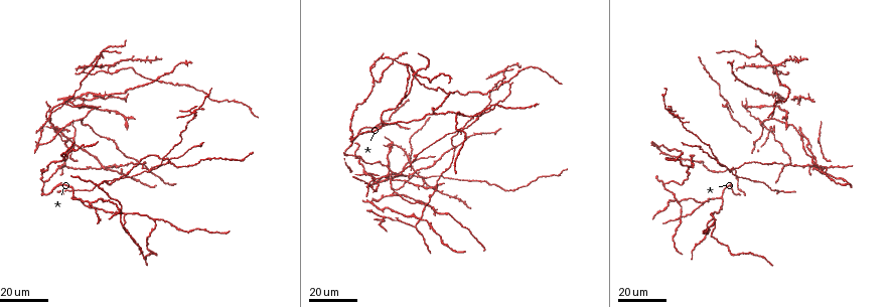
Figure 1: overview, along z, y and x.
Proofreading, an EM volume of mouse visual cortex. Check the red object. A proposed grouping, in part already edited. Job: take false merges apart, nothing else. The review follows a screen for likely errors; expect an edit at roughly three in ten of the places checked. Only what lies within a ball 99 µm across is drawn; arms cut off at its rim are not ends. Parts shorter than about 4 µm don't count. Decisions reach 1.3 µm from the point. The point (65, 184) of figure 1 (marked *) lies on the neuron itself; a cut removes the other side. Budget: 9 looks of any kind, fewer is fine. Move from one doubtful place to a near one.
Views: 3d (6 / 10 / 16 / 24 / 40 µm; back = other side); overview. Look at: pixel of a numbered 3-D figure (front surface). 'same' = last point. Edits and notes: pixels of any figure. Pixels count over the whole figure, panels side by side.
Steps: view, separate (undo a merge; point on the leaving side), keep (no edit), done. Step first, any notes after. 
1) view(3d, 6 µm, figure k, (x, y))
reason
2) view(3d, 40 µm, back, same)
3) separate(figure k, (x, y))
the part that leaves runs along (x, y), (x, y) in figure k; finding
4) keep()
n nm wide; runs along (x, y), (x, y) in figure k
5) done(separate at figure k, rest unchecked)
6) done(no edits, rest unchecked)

view(3d, 16 µm, figure 1, (392, 148))
three-way junction

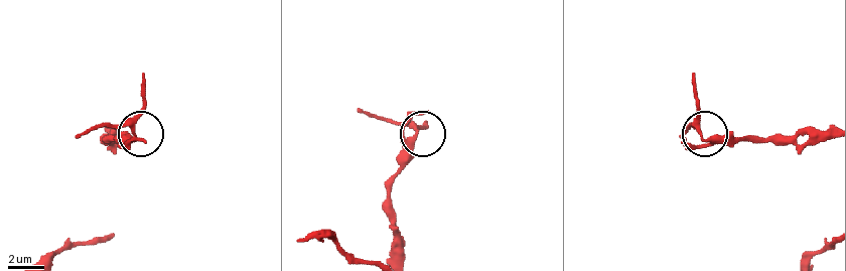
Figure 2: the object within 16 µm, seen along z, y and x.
view(3d, 6 µm, figure 2, (131, 125))

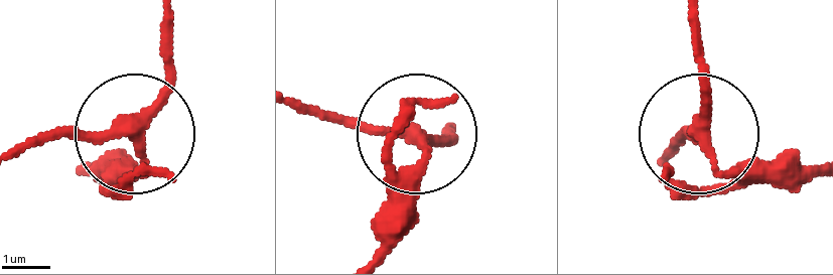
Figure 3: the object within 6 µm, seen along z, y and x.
separate(figure 3, (89, 138))
the part that leaves runs along (427, 145), (295, 106) in figure 3; a second neuron is stuck on

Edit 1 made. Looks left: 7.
view(3d, 24 µm, figure 1, (771, 92))
small branch off a trunk

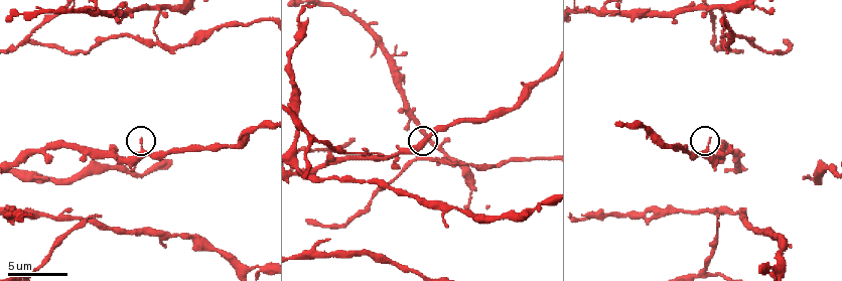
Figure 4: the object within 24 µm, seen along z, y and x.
view(3d, 10 µm, figure 4, (707, 147))

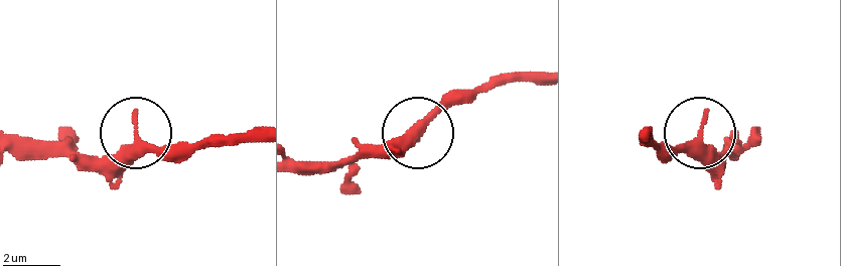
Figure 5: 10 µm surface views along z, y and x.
view(3d, 6 µm, figure 5, (702, 129))

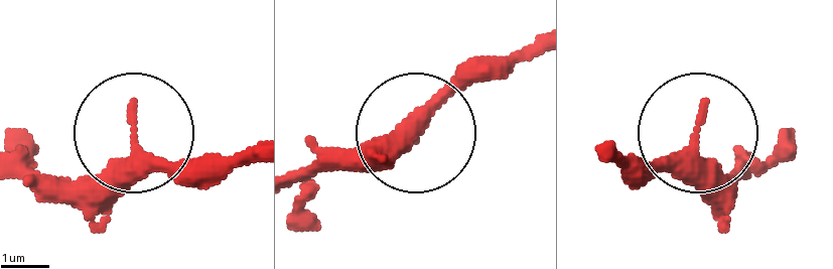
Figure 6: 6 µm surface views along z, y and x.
keep()
3 arms; runs along (10, 156), (83, 179), (135, 140), (211, 175) in figure 6; continuous, no second neuron

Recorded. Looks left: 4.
view(3d, 24 µm, figure 1, (152, 170))
four or more arms meet

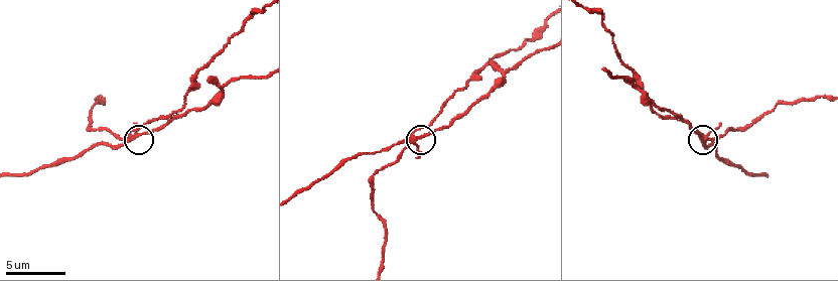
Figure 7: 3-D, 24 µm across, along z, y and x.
view(3d, 6 µm, figure 7, (131, 135))
closer look

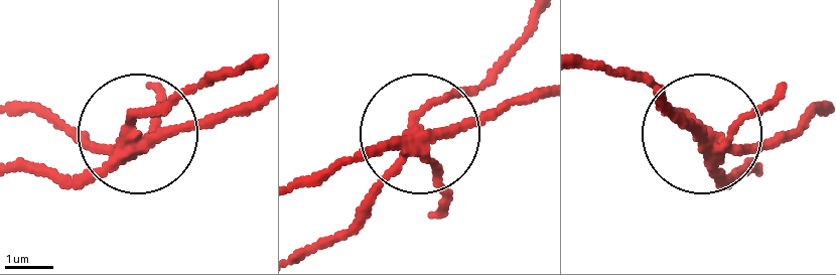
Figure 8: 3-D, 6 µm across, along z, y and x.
view(3d, 6 µm, back, figure 8, (127, 139))
from behind

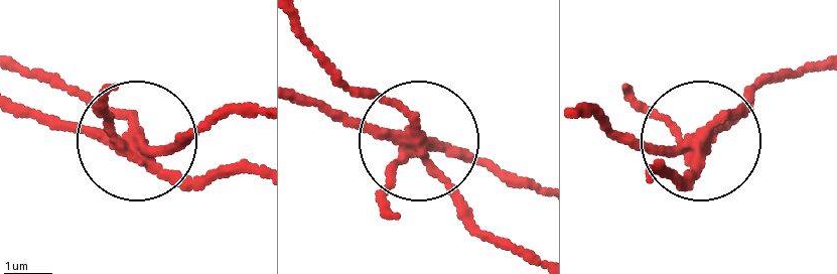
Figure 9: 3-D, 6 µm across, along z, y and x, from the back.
separate(figure 9, (183, 189))
side arm 61 µm; the part that leaves runs along (131, 144), (198, 180), (235, 168), (259, 176) in figure 9; a second neuron is stuck on

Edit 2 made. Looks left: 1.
view(3d, 10 µm, figure 4, (312, 138))
three-way junction

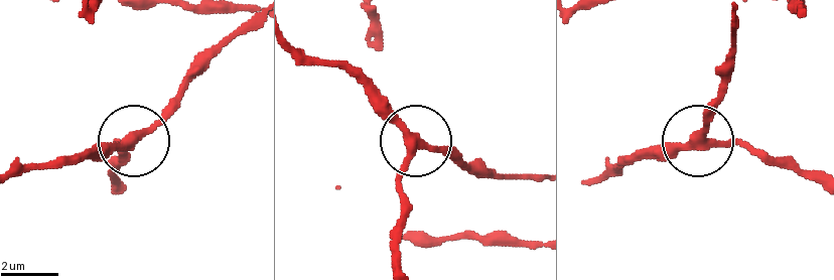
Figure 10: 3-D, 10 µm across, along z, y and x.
keep()
280 nm wide; runs along (594, 180), (611, 166), (703, 144), (746, 144), (787, 158) in figure 10; all the same neuron

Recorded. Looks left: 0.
done(separate at figure 3, separate at figure 9, rest unchecked)

